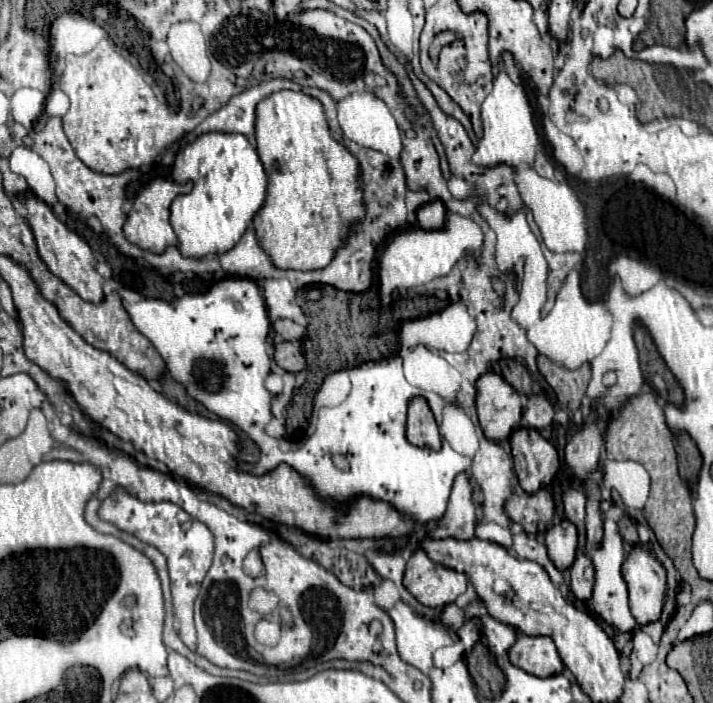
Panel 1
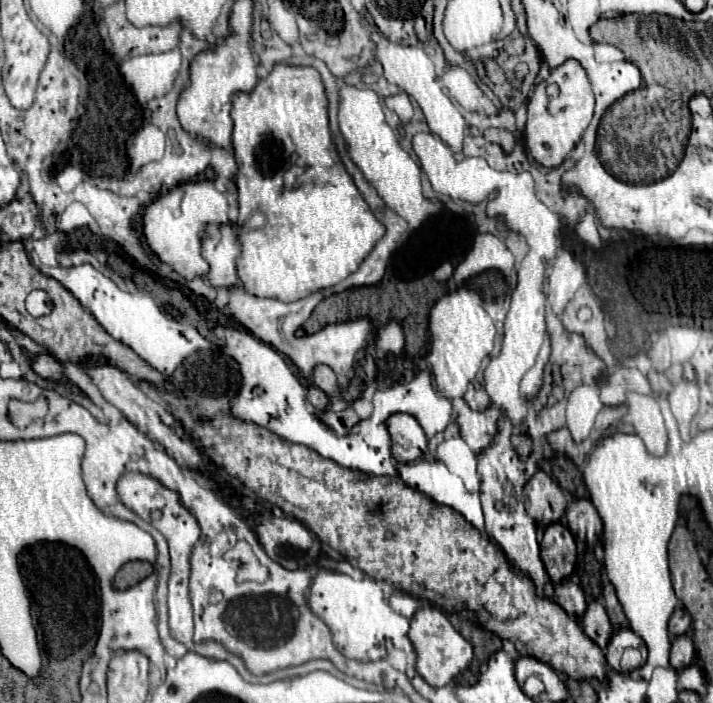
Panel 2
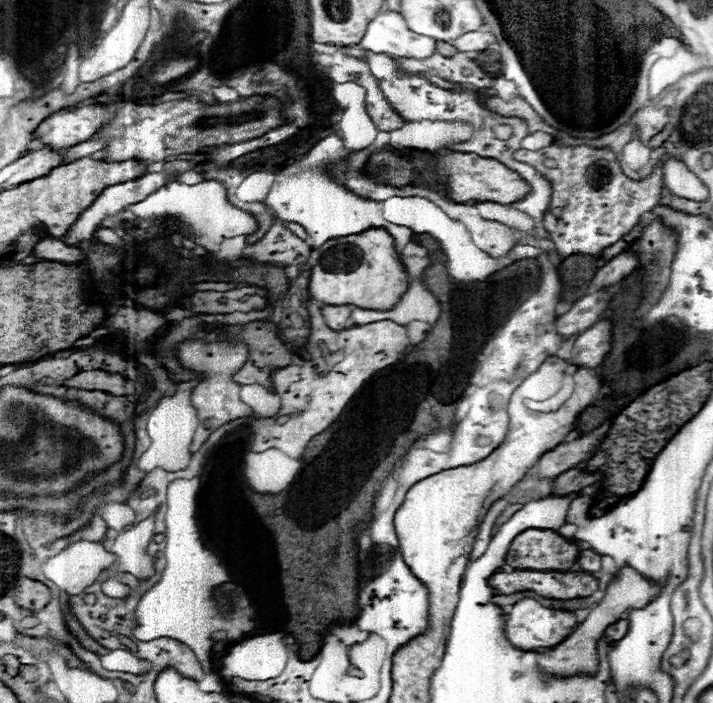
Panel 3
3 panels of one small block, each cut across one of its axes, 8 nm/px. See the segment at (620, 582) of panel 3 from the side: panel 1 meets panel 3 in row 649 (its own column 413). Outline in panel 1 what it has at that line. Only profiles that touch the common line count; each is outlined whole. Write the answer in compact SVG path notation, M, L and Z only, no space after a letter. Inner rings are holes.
M418 546L406 564L404 586L424 606L442 608L466 592L468 580L464 574L432 562Z

